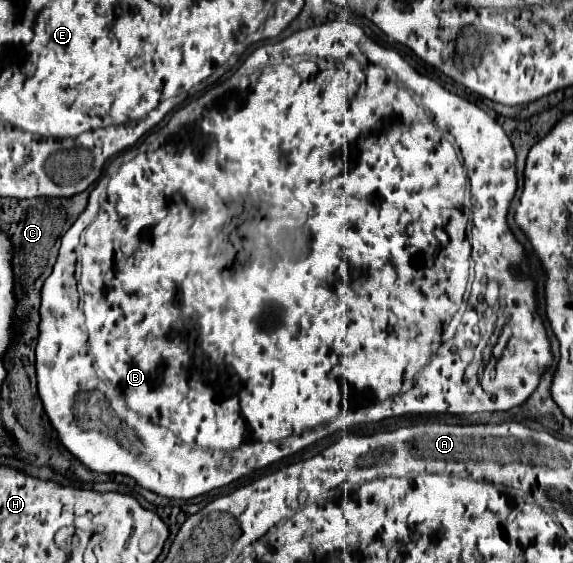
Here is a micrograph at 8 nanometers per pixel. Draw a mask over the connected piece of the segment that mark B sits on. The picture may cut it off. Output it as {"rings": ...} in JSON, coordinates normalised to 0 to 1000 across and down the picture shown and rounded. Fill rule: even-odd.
{"rings":[[[581,36],[581,39],[567,39],[560,46],[546,46],[536,53],[522,53],[515,60],[508,60],[504,67],[480,75],[480,78],[459,78],[452,82],[445,92],[438,92],[428,110],[414,121],[414,128],[382,146],[379,153],[372,153],[368,160],[361,160],[358,167],[351,167],[347,174],[337,174],[330,185],[316,188],[309,199],[302,199],[302,206],[295,210],[295,217],[281,227],[274,227],[271,234],[257,238],[257,249],[250,245],[239,259],[232,259],[229,266],[218,266],[215,274],[208,274],[187,298],[183,316],[168,327],[159,348],[155,348],[155,362],[148,369],[148,377],[131,391],[131,398],[113,412],[113,419],[106,423],[106,440],[103,440],[103,455],[99,465],[92,472],[89,490],[79,497],[75,515],[72,515],[72,572],[68,572],[68,604],[65,604],[65,693],[68,693],[68,707],[79,718],[79,735],[86,739],[86,750],[92,753],[103,785],[127,806],[134,810],[152,831],[166,835],[166,838],[183,838],[183,842],[222,842],[229,849],[236,849],[250,867],[260,867],[281,881],[291,885],[312,885],[312,888],[330,888],[340,881],[351,881],[358,874],[368,874],[375,867],[396,863],[407,853],[417,853],[445,835],[455,835],[504,806],[515,806],[518,799],[553,785],[557,778],[588,767],[588,764],[609,764],[620,753],[634,753],[634,750],[661,750],[668,742],[682,742],[682,739],[700,739],[710,732],[731,732],[731,735],[829,735],[829,732],[867,732],[867,728],[888,728],[895,721],[913,718],[930,693],[941,682],[941,668],[944,661],[955,654],[955,647],[962,643],[962,622],[958,622],[958,600],[951,590],[948,572],[941,568],[934,547],[934,501],[923,494],[902,494],[899,487],[892,487],[888,494],[888,465],[892,472],[906,469],[913,462],[913,440],[909,433],[895,423],[895,416],[885,405],[885,377],[888,377],[888,359],[895,352],[902,337],[902,313],[899,313],[899,266],[892,259],[892,249],[885,245],[885,238],[878,234],[878,227],[850,202],[846,195],[838,192],[827,181],[817,176],[798,171],[784,160],[777,160],[773,153],[766,153],[763,146],[742,133],[731,131],[724,121],[710,114],[695,91],[689,87],[668,82],[658,73],[640,64],[634,52],[614,36]],[[818,469],[825,469],[832,501],[867,501],[874,508],[874,526],[881,533],[881,561],[885,572],[878,579],[878,590],[871,597],[867,615],[857,625],[857,636],[850,639],[846,654],[839,654],[839,661],[832,661],[832,671],[812,671],[812,643],[801,636],[798,625],[784,625],[780,629],[763,629],[773,597],[773,579],[787,572],[791,558],[801,551],[805,544],[805,529],[815,508],[815,487],[818,487]]]}

